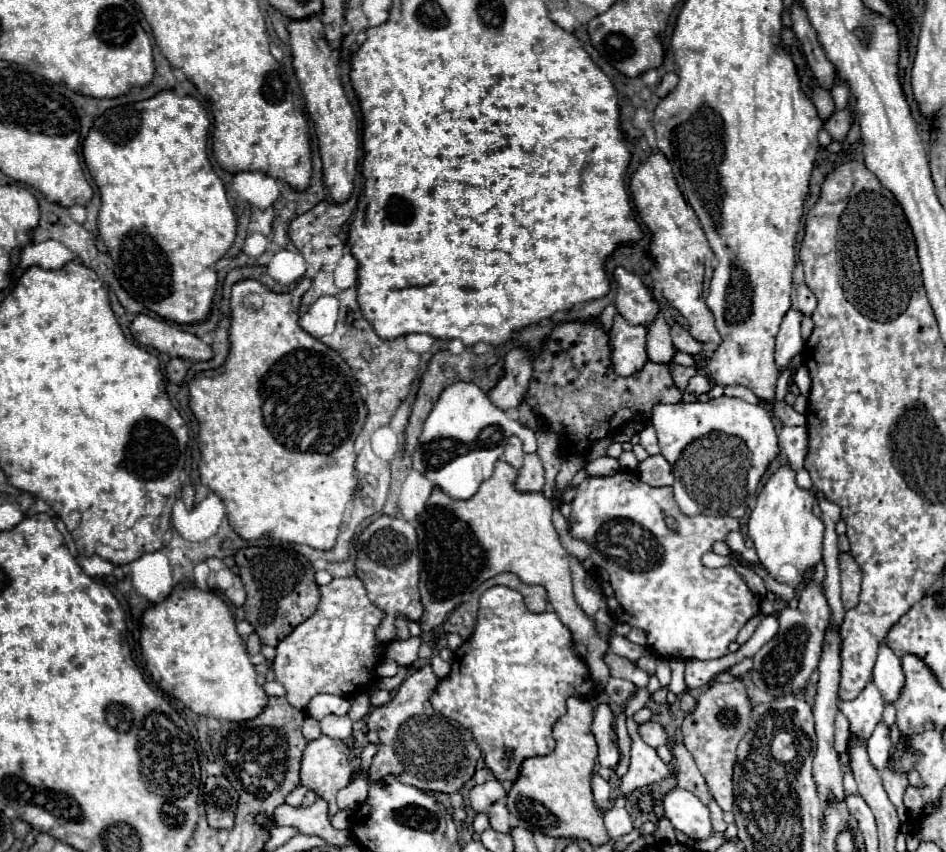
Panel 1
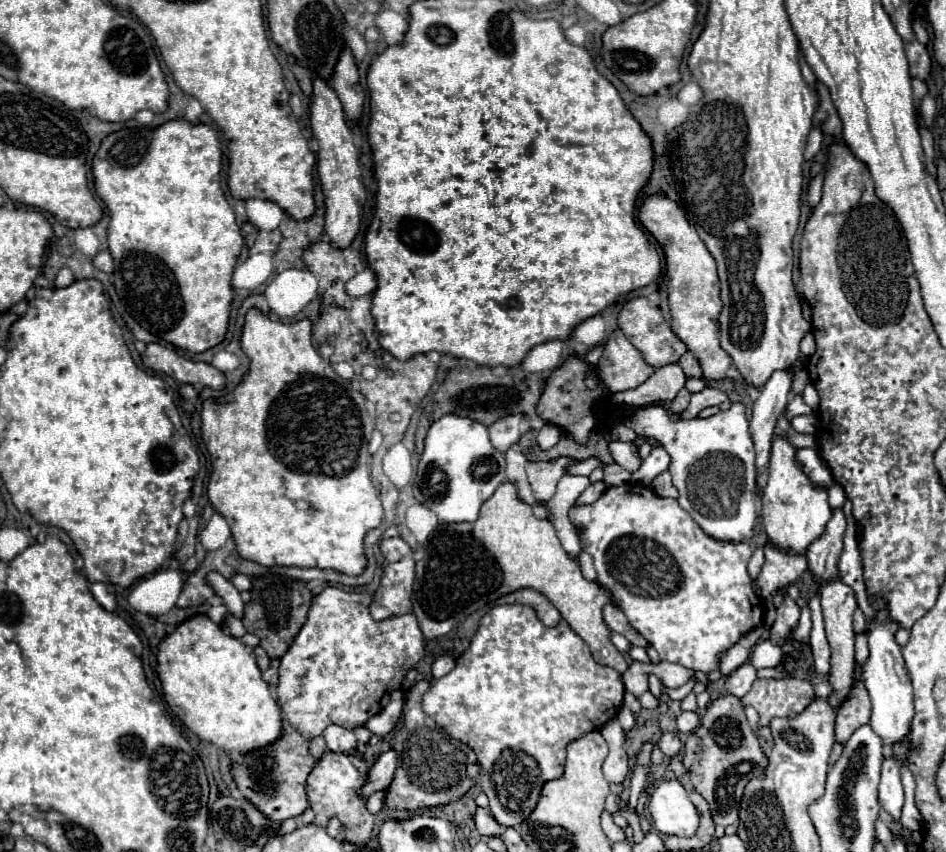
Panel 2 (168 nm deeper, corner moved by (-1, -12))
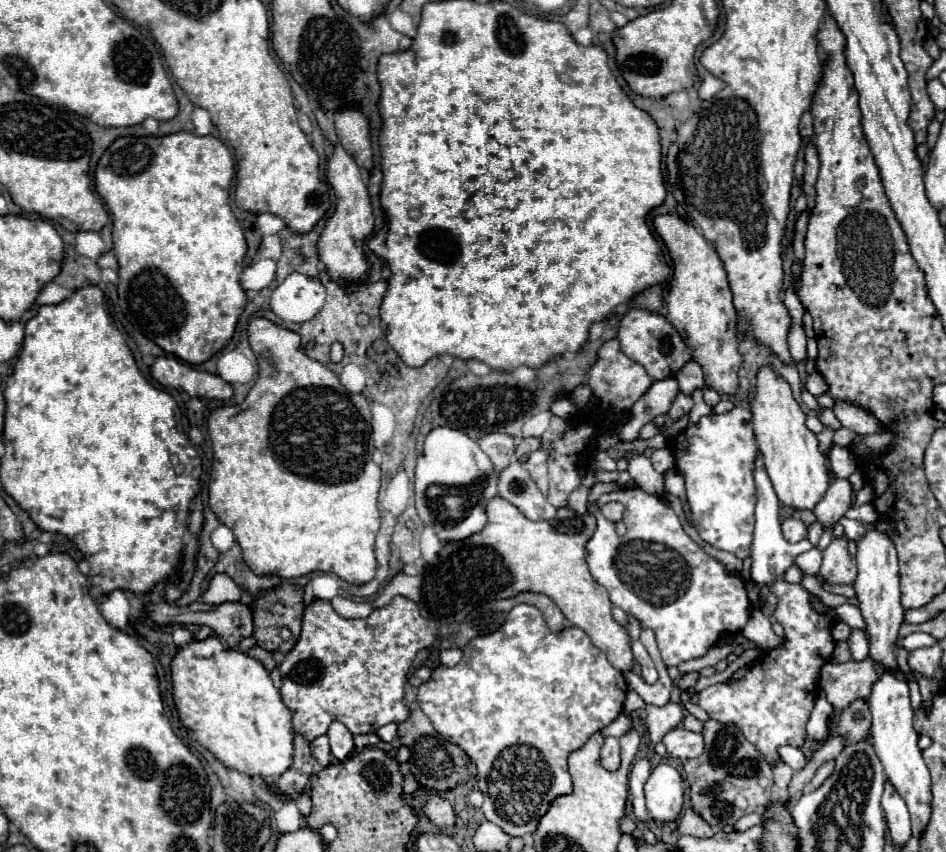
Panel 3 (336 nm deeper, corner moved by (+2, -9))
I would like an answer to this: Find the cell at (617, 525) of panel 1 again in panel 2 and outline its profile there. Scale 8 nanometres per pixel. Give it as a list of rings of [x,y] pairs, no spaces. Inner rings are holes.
[[[625,483],[609,487],[591,505],[573,505],[569,519],[573,525],[585,529],[581,545],[593,557],[597,583],[611,591],[613,603],[627,615],[631,627],[659,653],[661,661],[709,673],[719,669],[721,653],[763,623],[765,607],[757,599],[753,579],[749,581],[747,573],[747,563],[753,553],[749,543],[719,543],[703,535],[703,529],[679,507],[677,499],[659,497],[649,487],[639,487],[639,483]]]

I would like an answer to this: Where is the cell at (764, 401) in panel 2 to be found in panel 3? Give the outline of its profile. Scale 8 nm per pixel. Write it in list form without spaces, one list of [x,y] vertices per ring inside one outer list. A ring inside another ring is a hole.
[[[758,454],[756,458],[756,466],[754,466],[754,486],[756,486],[756,530],[754,530],[754,542],[752,542],[752,580],[756,584],[770,584],[776,578],[780,578],[788,566],[792,564],[792,560],[802,554],[808,552],[812,548],[812,544],[808,542],[808,546],[792,546],[788,540],[784,540],[782,530],[780,530],[780,520],[778,520],[778,498],[776,492],[772,488],[772,482],[764,470],[764,460]]]

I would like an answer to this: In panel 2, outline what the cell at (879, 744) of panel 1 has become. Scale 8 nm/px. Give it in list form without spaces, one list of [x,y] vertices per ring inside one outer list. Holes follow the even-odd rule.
[[[891,759],[883,761],[881,771],[881,785],[879,785],[879,803],[881,807],[891,815],[891,819],[901,819],[901,807],[903,807],[903,785],[901,785],[901,773]]]

